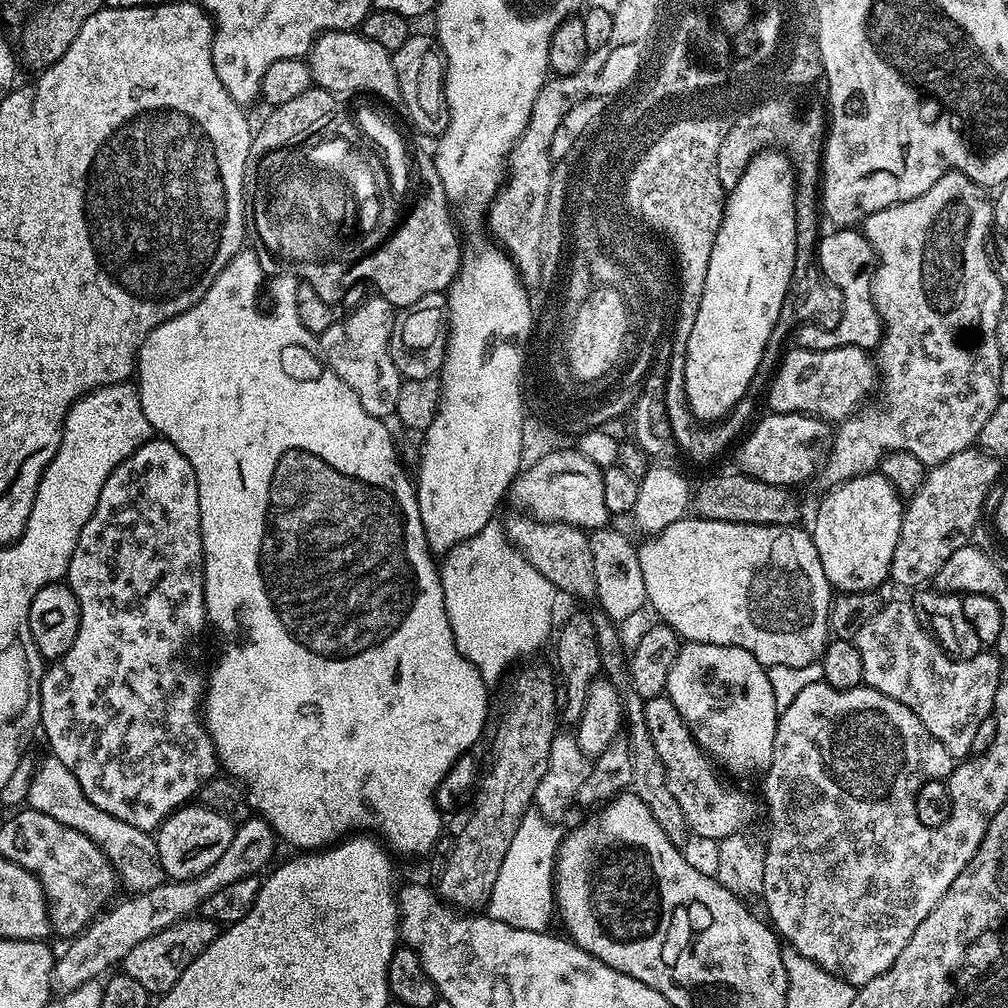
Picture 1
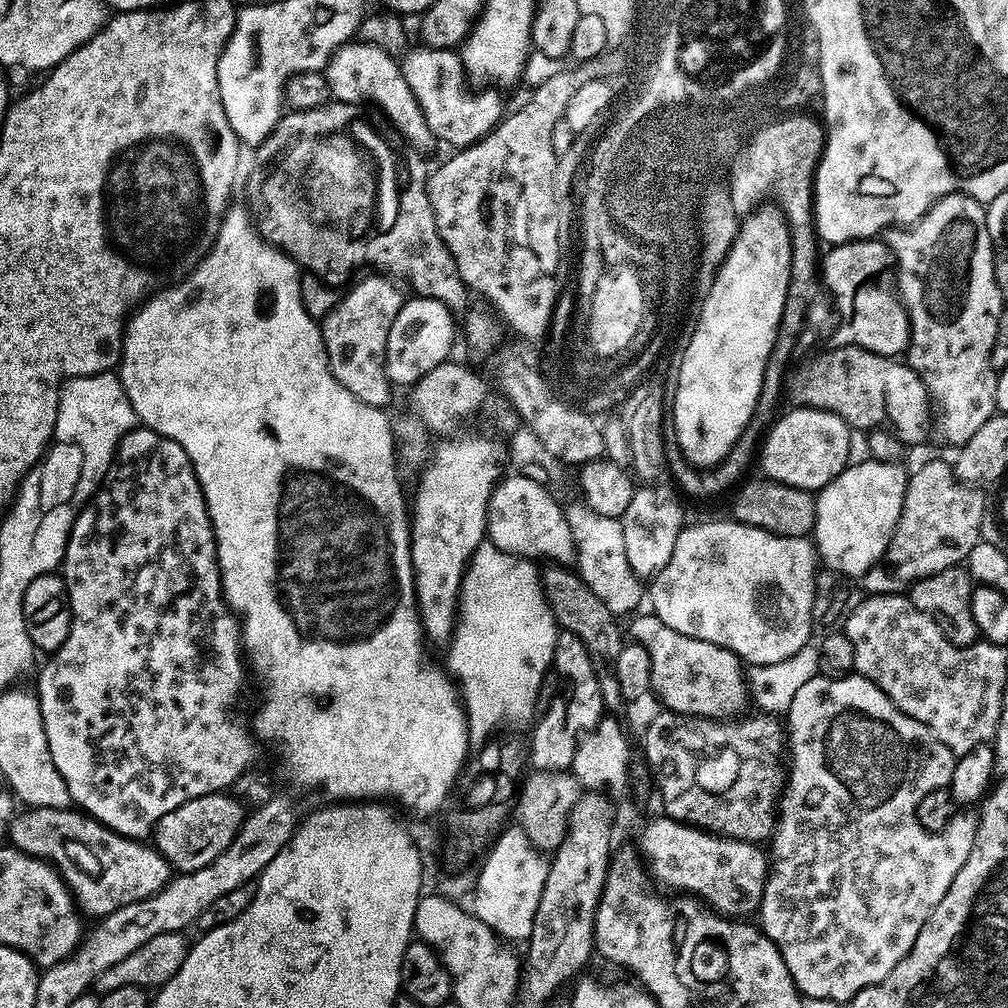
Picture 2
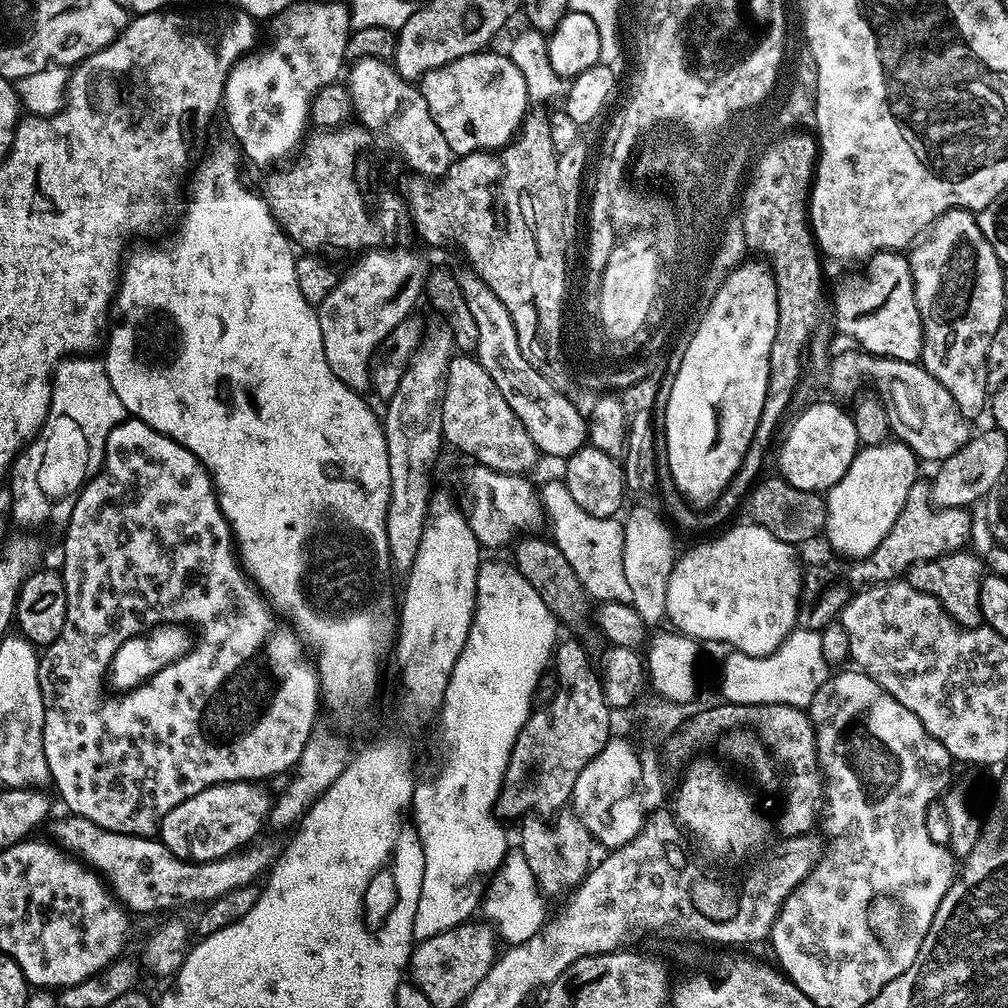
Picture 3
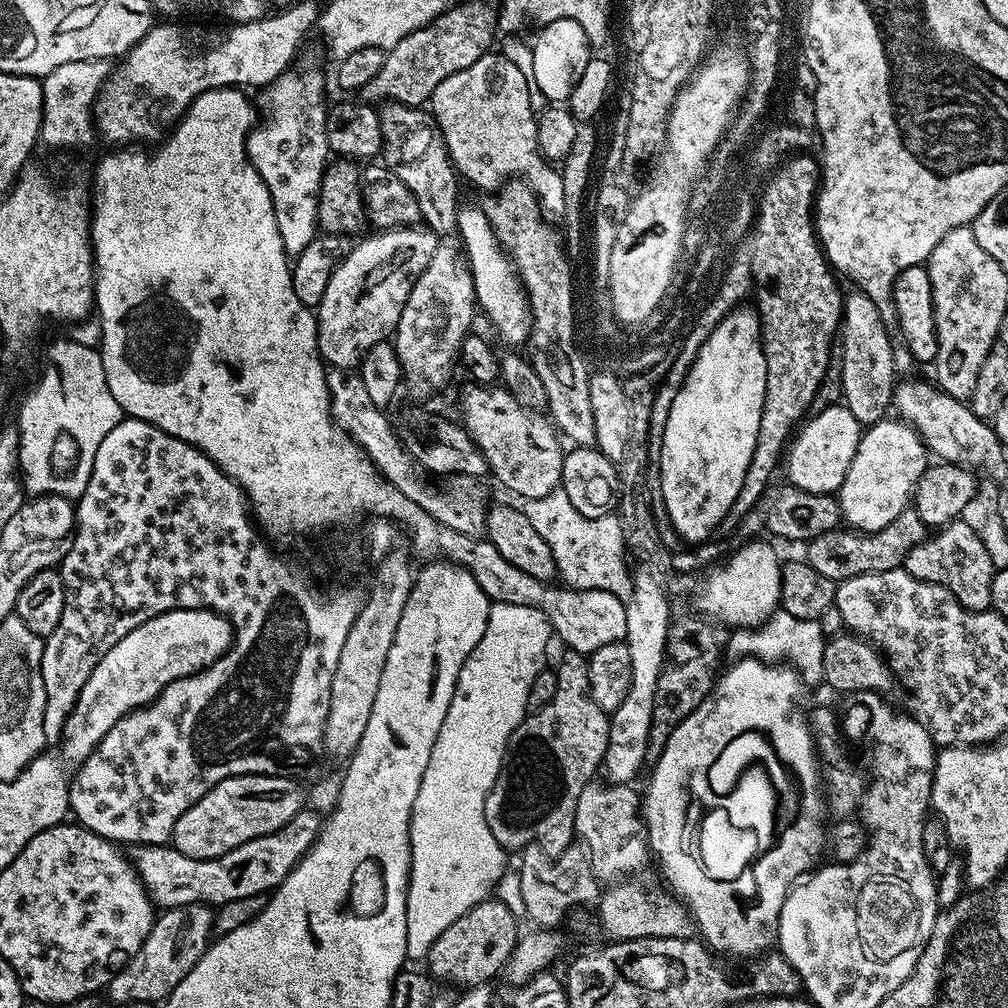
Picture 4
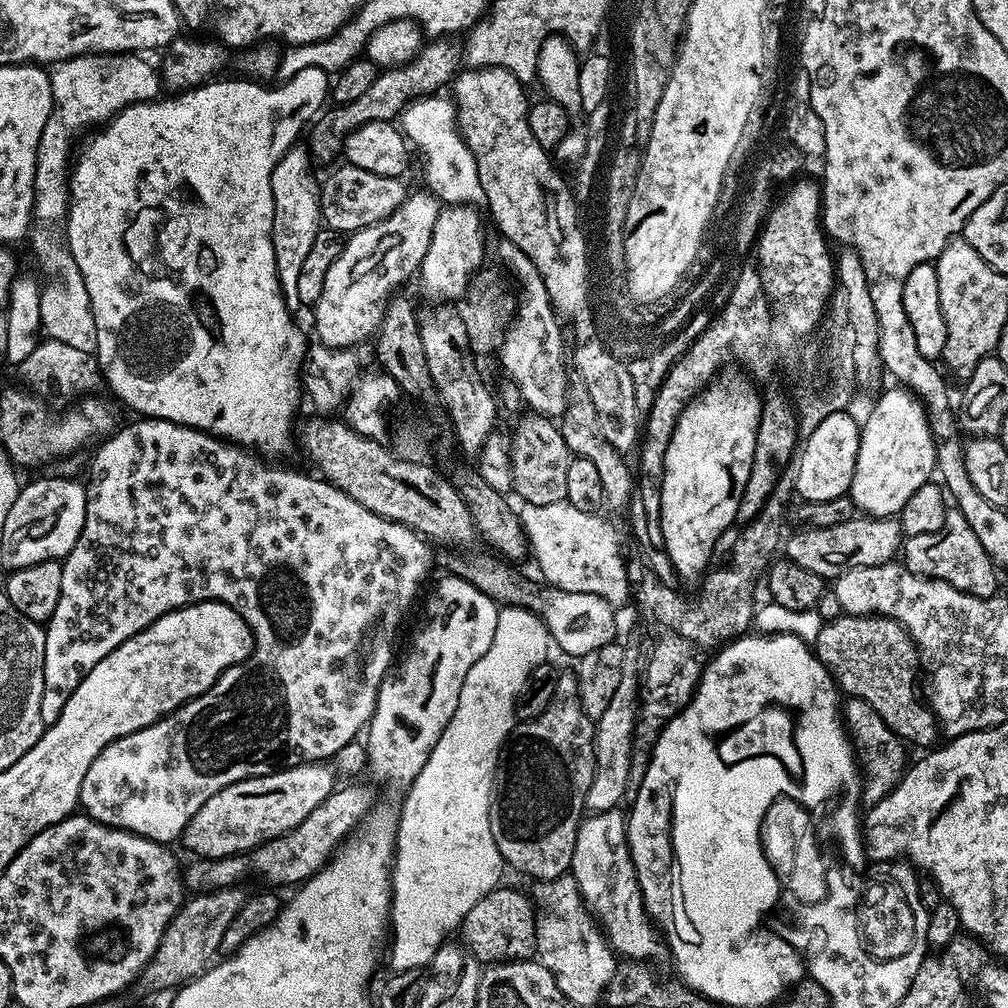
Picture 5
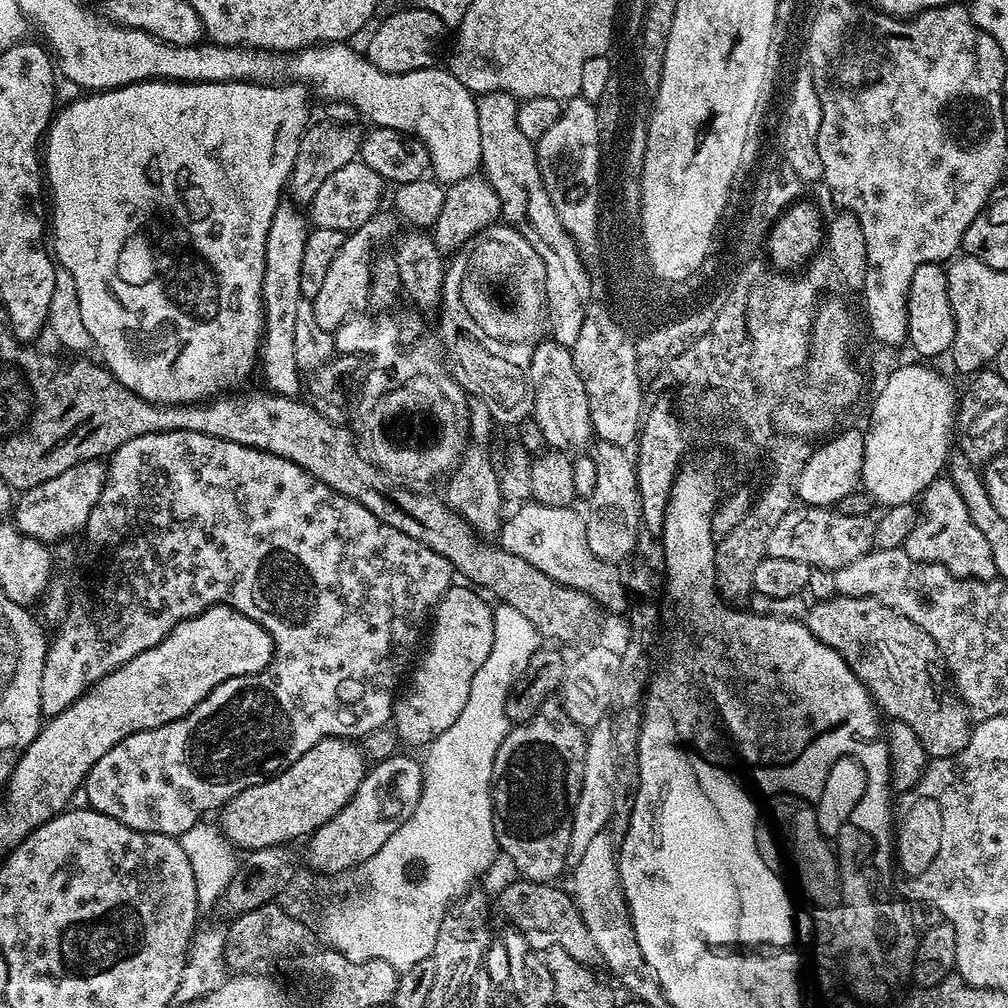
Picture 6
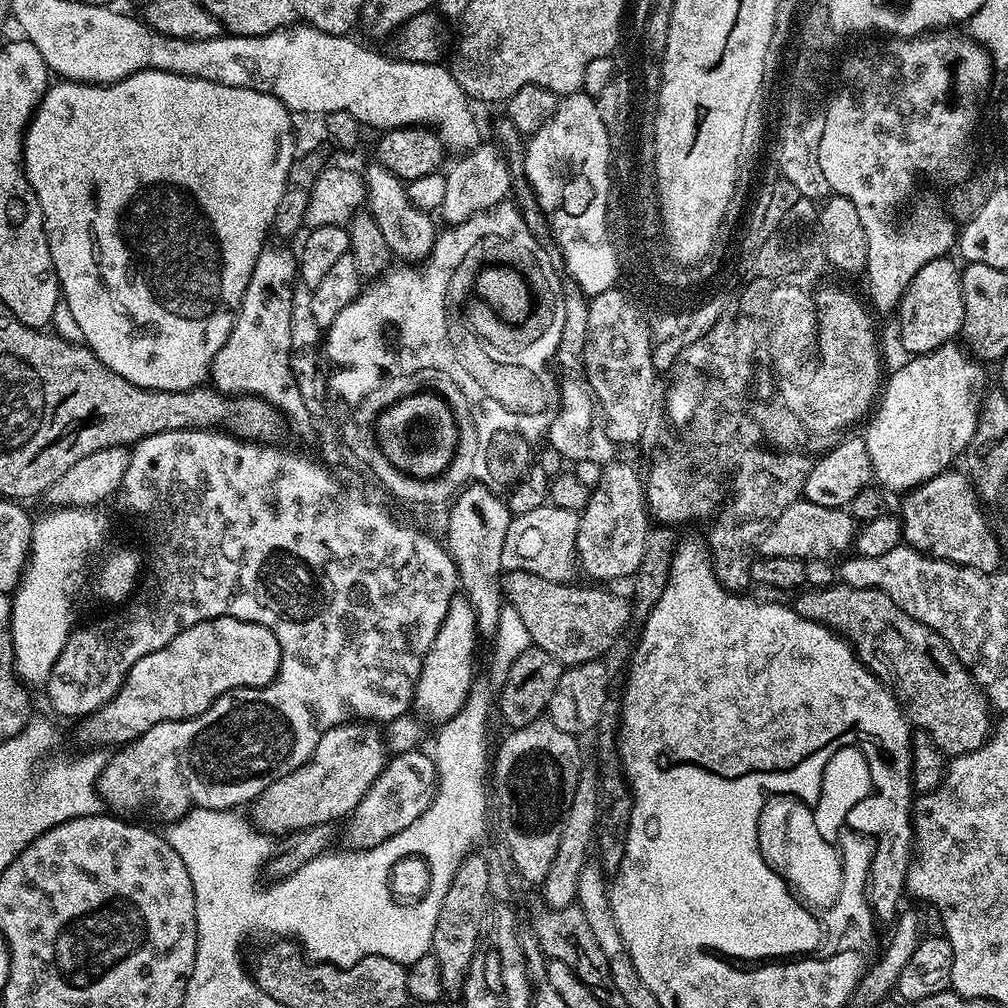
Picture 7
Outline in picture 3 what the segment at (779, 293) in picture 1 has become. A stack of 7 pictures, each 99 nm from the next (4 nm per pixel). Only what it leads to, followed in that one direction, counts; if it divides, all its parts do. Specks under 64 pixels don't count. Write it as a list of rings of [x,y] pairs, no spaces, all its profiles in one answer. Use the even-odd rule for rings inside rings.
[[[749,259],[743,262],[729,274],[727,280],[722,284],[713,302],[709,304],[701,324],[697,326],[696,332],[683,345],[684,351],[679,355],[682,360],[681,369],[675,375],[674,386],[671,387],[670,400],[666,403],[665,424],[662,433],[662,441],[666,444],[666,454],[669,460],[669,470],[673,478],[673,486],[693,509],[704,510],[716,501],[726,490],[728,484],[735,478],[735,472],[742,466],[746,458],[746,450],[754,438],[754,430],[758,426],[758,418],[762,418],[762,406],[766,402],[766,390],[770,378],[770,346],[774,346],[774,334],[778,330],[778,290],[772,277],[772,270],[767,263],[759,259]]]

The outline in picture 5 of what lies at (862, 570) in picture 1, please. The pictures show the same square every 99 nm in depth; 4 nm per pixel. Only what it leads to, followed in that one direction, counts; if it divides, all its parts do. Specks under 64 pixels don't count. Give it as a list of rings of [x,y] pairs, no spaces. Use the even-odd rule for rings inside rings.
[[[892,386],[876,400],[872,413],[863,418],[860,429],[861,445],[858,446],[857,465],[854,466],[850,495],[857,509],[866,516],[895,517],[910,502],[918,486],[929,483],[936,471],[936,451],[934,438],[930,434],[928,416],[924,406],[907,388]]]

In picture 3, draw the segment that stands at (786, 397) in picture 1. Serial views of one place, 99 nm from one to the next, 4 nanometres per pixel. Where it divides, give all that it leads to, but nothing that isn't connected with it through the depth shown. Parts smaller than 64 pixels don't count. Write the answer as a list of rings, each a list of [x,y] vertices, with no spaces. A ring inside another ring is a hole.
[[[866,351],[840,352],[831,357],[826,375],[828,388],[836,396],[855,397],[863,384],[873,384],[875,395],[886,406],[890,418],[891,435],[910,446],[912,453],[921,461],[939,462],[950,458],[974,435],[969,417],[958,410],[958,402],[950,398],[950,390],[938,382],[919,363],[898,362],[885,356],[872,356]]]

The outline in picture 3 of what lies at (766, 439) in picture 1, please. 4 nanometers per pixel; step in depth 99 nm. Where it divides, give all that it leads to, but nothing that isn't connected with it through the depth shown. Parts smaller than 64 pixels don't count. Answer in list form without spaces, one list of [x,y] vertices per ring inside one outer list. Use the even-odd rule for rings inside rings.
[[[812,404],[792,425],[780,444],[779,475],[798,490],[827,493],[845,474],[860,443],[851,413],[836,404]]]

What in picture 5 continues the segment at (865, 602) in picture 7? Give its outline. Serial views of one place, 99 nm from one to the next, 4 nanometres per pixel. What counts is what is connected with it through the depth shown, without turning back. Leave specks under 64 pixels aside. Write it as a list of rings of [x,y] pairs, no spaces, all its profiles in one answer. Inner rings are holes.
[[[843,614],[836,620],[827,621],[822,630],[818,630],[814,651],[841,693],[865,699],[901,740],[909,745],[917,744],[920,750],[931,749],[937,743],[936,716],[916,677],[916,671],[919,673],[922,668],[920,653],[898,621],[885,616]]]

